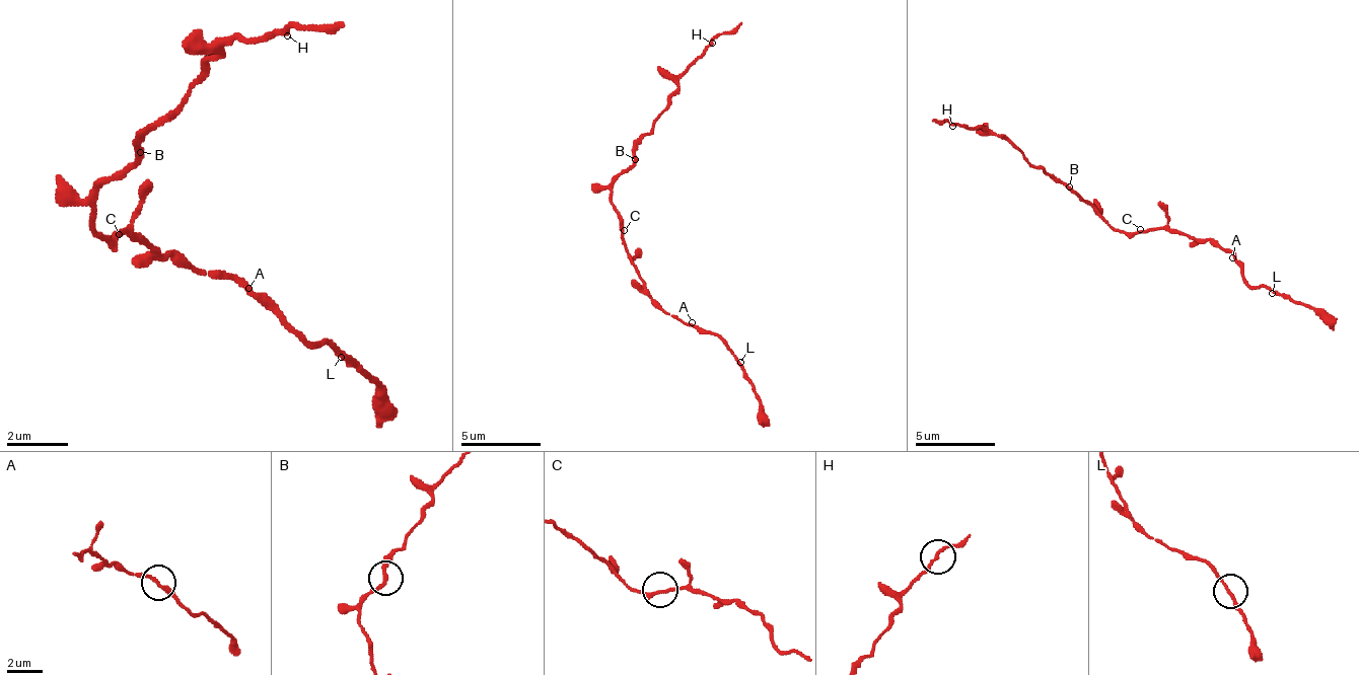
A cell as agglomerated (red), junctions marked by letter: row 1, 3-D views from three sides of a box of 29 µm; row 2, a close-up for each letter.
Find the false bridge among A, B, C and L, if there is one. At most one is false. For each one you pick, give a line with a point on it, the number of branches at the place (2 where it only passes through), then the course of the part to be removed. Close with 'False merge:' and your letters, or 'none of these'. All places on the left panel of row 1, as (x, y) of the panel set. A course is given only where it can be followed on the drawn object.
B: at (140, 152); 2 branches meet; foreign part runs (141, 150), (218, 58), (226, 43), (341, 20)
False merge: B

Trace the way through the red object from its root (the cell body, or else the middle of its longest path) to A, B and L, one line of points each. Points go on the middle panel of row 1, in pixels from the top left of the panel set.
A: (620, 230), (624, 250), (636, 275), (644, 283), (644, 291), (668, 314), (692, 322)
B: (620, 230), (620, 215), (613, 203), (613, 182), (636, 158)
L: (620, 230), (624, 250), (644, 283), (644, 291), (668, 314), (712, 330), (740, 362)

